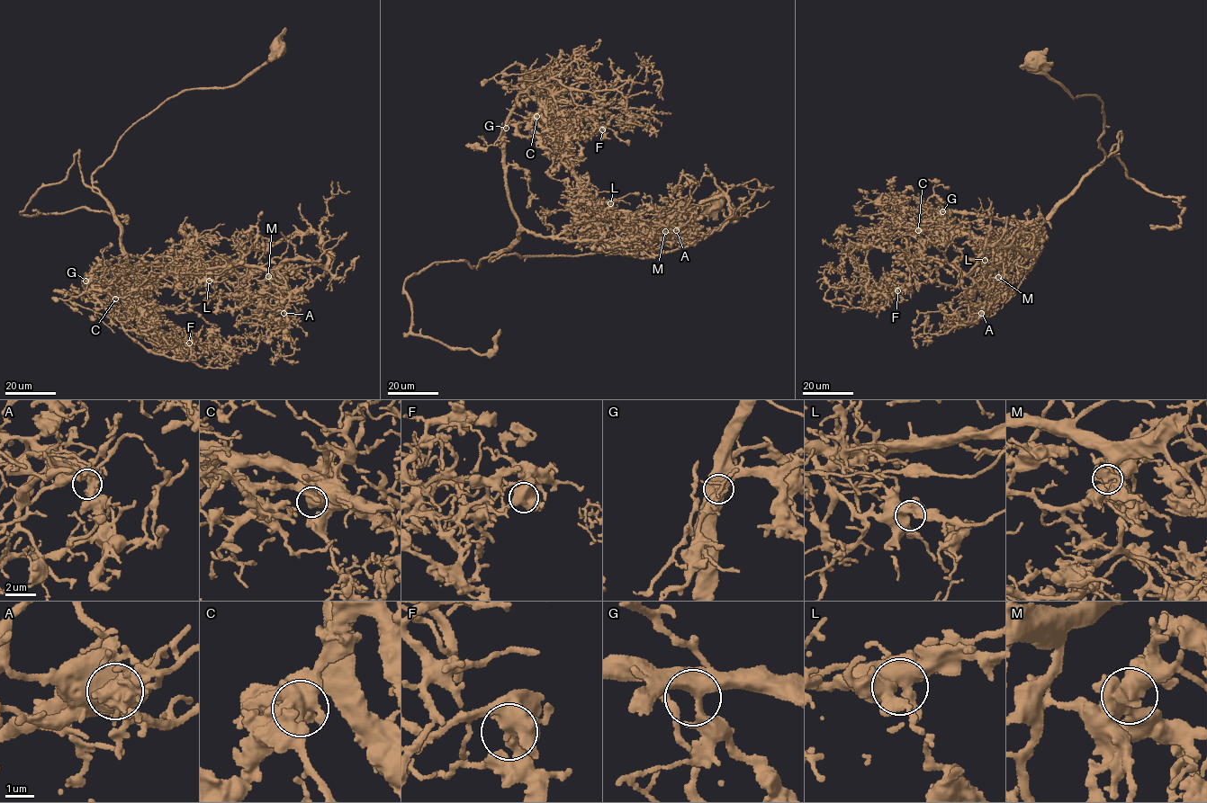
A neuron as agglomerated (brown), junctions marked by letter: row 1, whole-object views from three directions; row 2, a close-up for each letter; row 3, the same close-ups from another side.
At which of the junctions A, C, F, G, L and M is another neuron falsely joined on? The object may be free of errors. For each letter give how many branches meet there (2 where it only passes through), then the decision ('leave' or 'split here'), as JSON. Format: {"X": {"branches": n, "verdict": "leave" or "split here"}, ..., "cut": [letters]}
{"A": {"branches": 4, "verdict": "split here"}, "C": {"branches": 3, "verdict": "leave"}, "F": {"branches": 4, "verdict": "leave"}, "G": {"branches": 4, "verdict": "leave"}, "L": {"branches": 3, "verdict": "leave"}, "M": {"branches": 4, "verdict": "leave"}, "cut": ["A"]}

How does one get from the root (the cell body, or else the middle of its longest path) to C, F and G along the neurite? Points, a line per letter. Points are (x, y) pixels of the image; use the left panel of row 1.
C: (276, 45), (237, 84), (169, 97), (124, 133), (92, 175), (121, 228), (122, 253), (84, 281), (115, 298)
F: (276, 45), (237, 84), (169, 97), (92, 175), (121, 228), (122, 253), (85, 281), (148, 351), (189, 343)
G: (276, 45), (271, 57), (237, 84), (182, 91), (121, 136), (92, 182), (121, 228), (122, 253), (85, 281)

